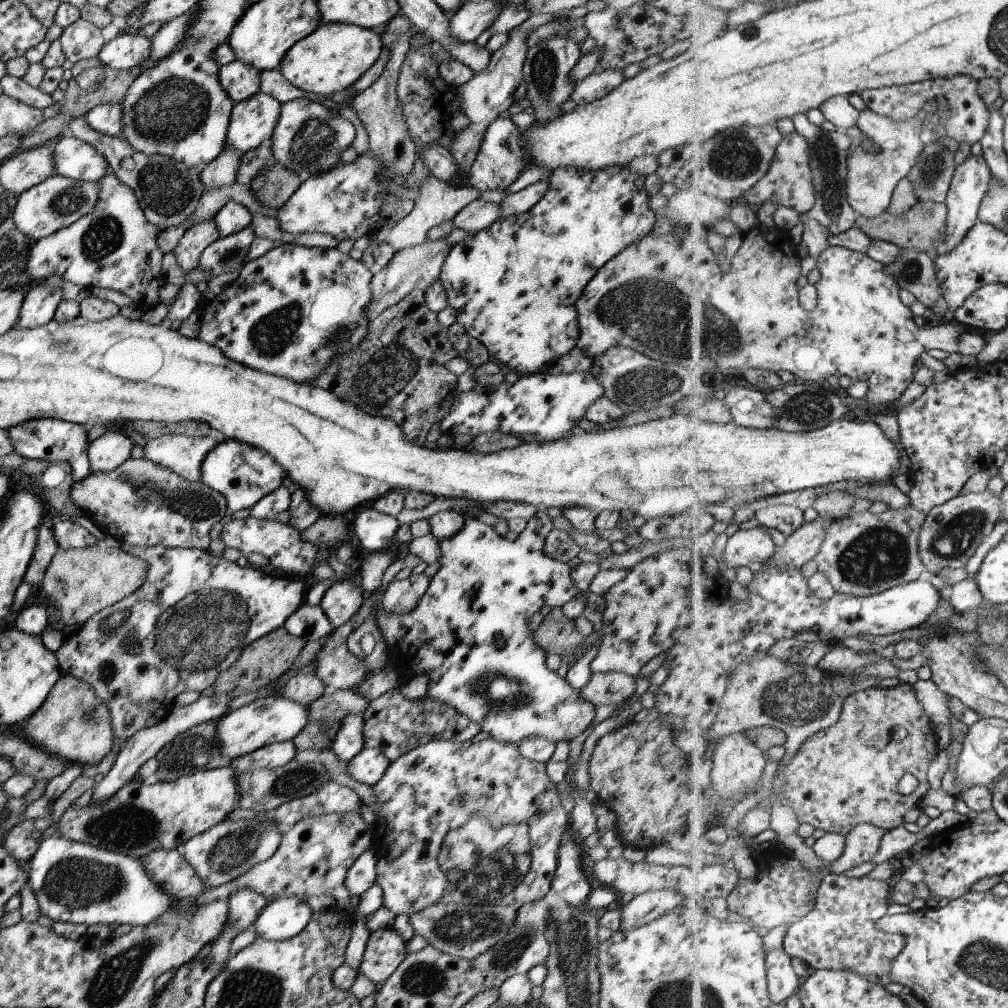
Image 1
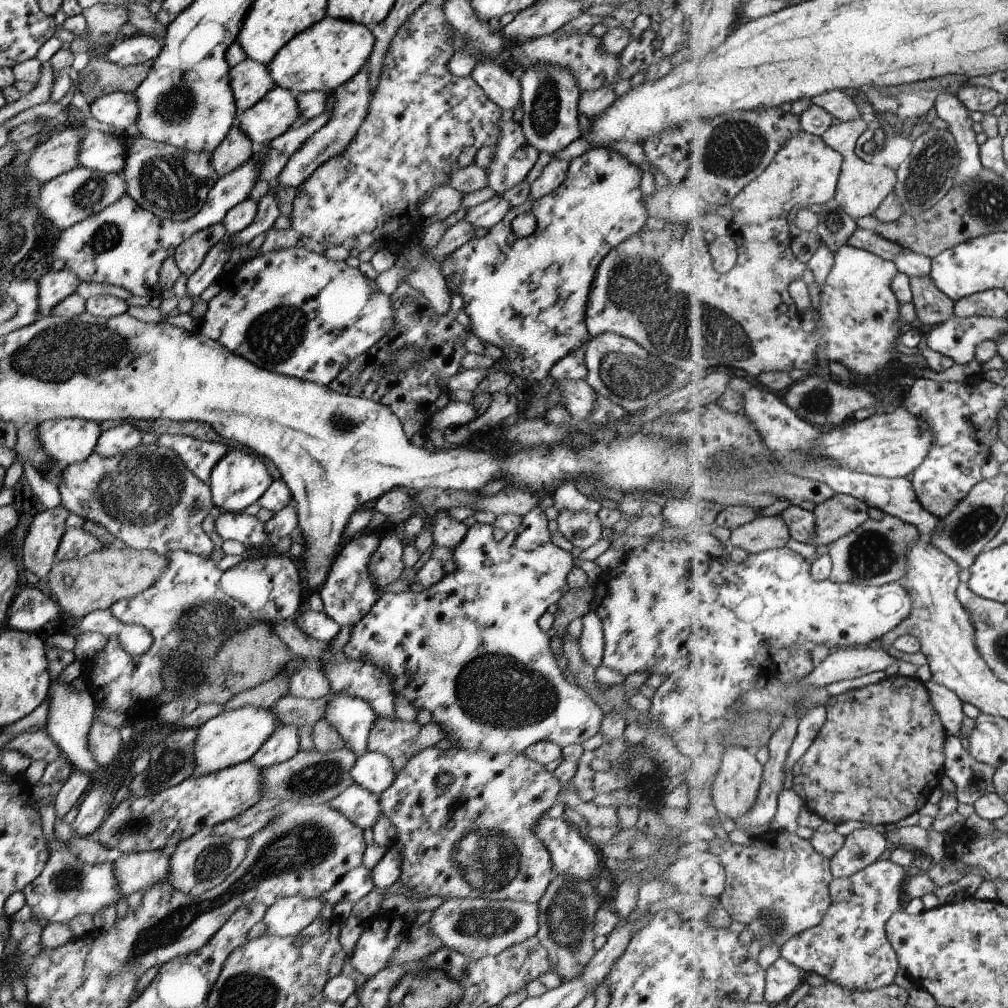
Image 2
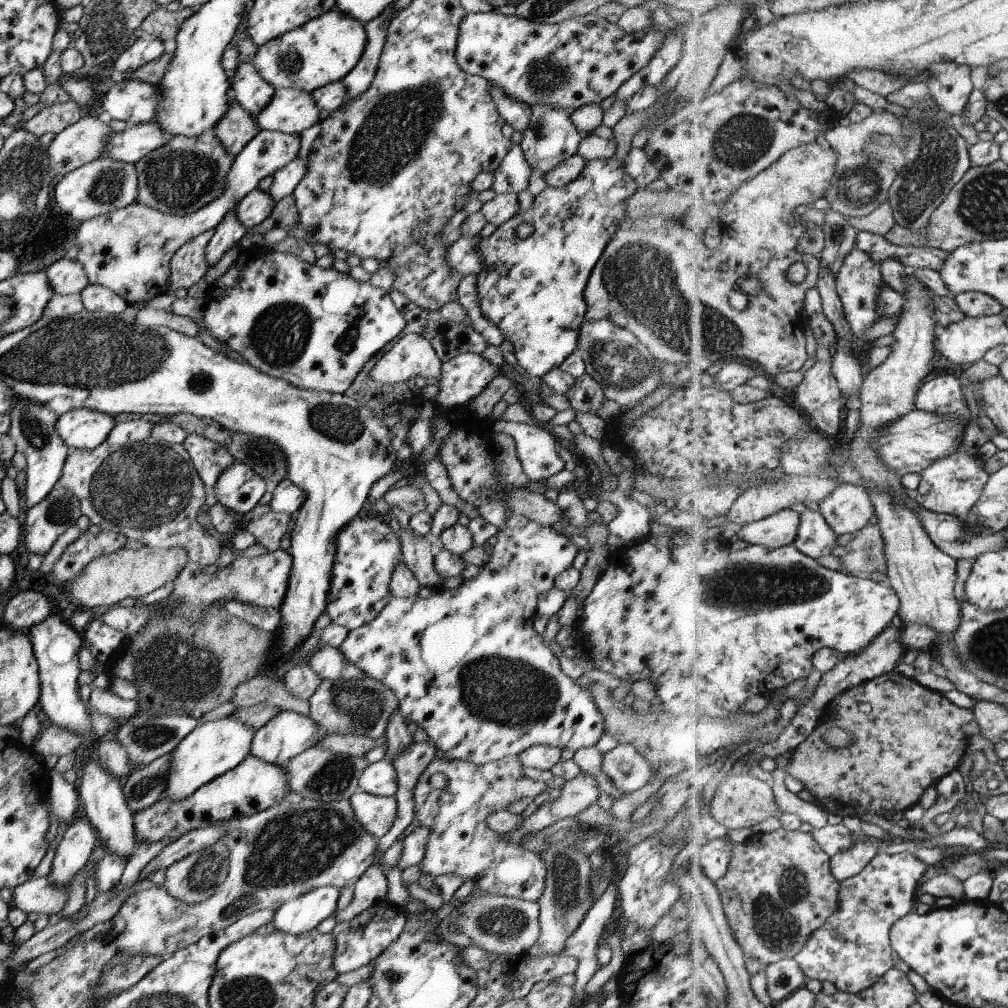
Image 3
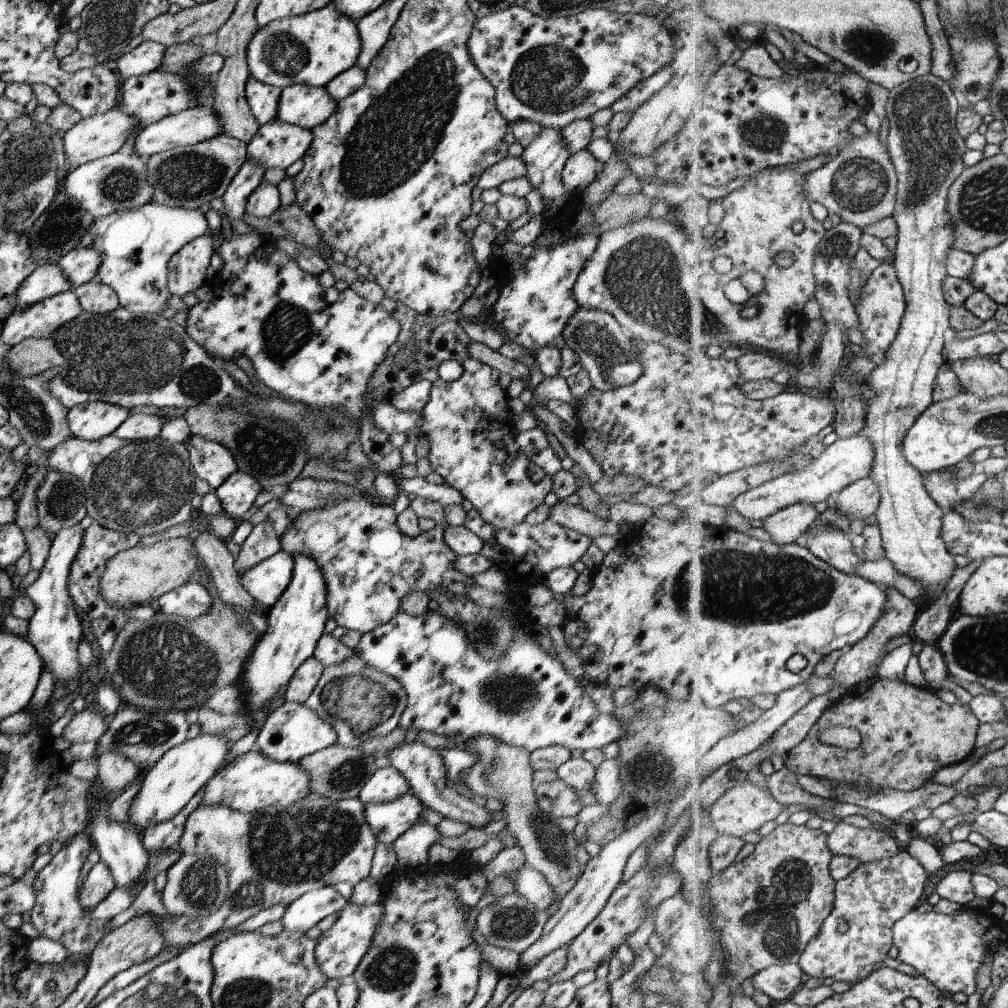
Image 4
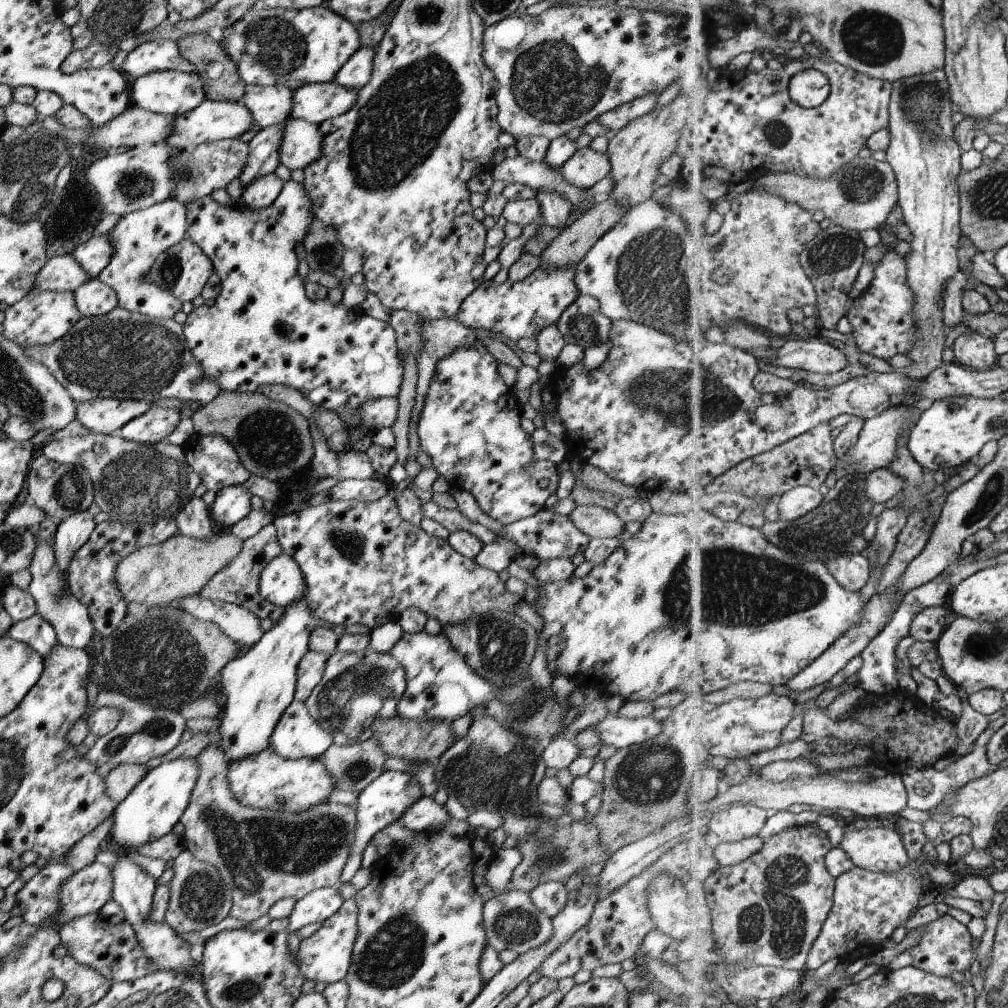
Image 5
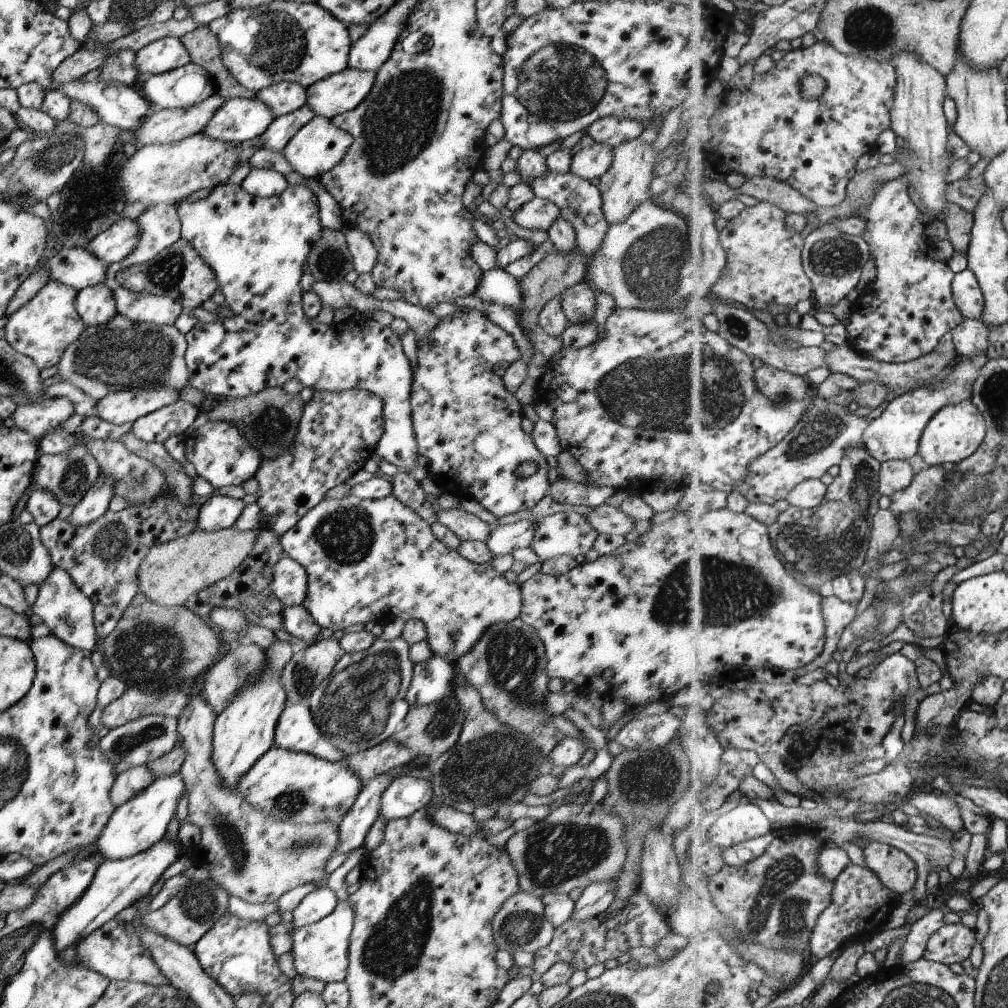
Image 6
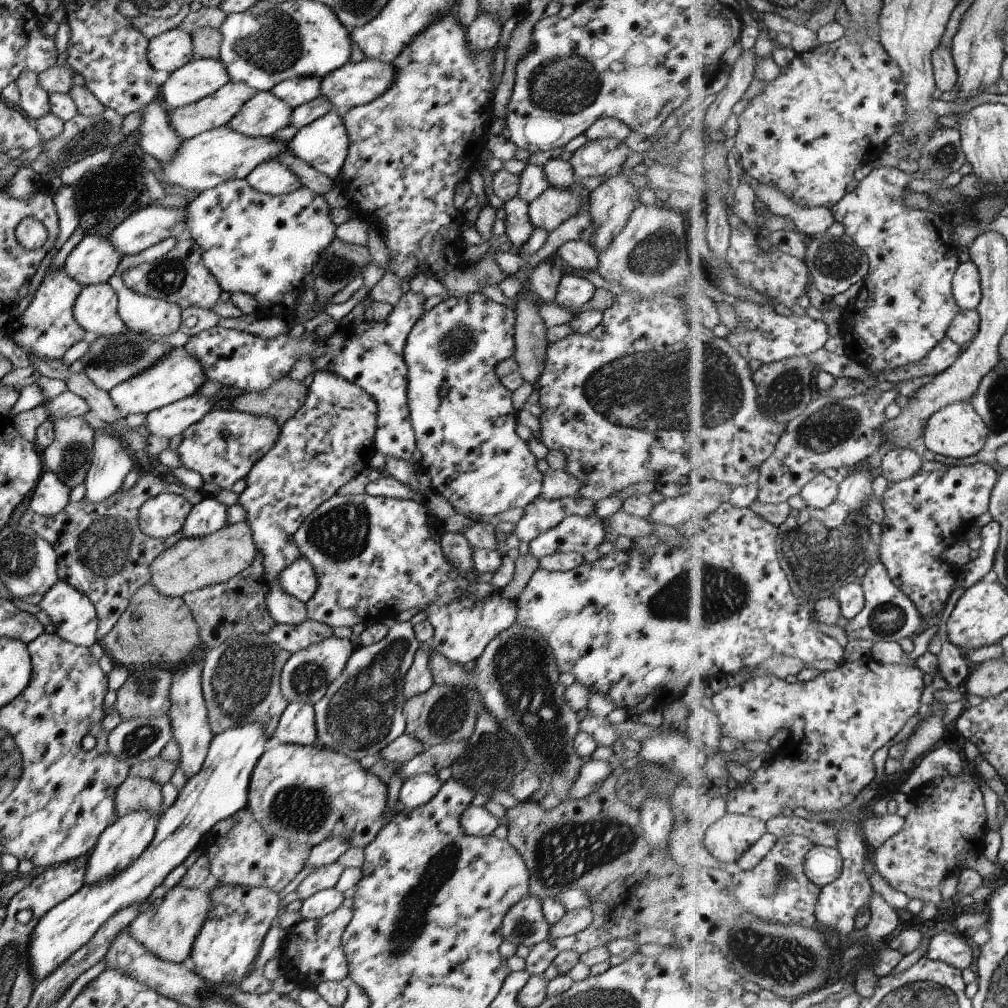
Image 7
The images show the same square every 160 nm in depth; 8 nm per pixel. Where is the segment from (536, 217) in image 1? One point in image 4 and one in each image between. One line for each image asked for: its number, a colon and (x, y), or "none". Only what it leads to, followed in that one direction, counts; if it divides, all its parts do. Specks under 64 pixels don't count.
2: (526, 296)
3: (532, 289)
4: (533, 307)

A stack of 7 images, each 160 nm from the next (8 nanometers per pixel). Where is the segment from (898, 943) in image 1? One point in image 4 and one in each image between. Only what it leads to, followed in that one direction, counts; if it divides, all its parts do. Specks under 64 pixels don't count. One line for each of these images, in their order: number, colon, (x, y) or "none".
2: (851, 947)
3: (853, 951)
4: (854, 941)

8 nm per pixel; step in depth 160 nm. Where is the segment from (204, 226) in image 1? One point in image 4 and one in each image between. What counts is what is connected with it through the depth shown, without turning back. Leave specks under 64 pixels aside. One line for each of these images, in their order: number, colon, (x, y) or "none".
2: (188, 255)
3: (187, 265)
4: (186, 269)

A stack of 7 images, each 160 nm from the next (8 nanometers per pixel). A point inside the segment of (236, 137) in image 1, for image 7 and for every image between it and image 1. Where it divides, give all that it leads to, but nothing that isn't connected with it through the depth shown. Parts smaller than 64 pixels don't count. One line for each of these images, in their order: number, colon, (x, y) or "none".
2: (275, 112)
3: (289, 111)
4: (299, 105)
5: (313, 102)
6: (343, 91)
7: (350, 85)

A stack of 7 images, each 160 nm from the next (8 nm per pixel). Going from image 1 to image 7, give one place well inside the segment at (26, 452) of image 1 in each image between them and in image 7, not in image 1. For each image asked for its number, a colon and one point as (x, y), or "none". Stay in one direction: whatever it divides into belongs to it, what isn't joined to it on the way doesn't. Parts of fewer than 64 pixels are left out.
2: (65, 441)
3: (83, 429)
4: (91, 421)
5: (99, 416)
6: (122, 406)
7: (177, 374)

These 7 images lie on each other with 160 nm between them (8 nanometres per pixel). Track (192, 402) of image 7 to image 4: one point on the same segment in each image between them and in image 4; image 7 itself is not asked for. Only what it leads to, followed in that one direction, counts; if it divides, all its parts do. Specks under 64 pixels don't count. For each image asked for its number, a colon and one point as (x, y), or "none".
4: (138, 427)
5: (153, 426)
6: (171, 421)

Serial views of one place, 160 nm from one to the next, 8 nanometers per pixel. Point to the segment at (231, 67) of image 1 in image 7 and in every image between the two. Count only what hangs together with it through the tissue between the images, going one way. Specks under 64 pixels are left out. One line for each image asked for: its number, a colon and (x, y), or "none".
2: (249, 81)
3: (247, 88)
4: (262, 99)
5: (268, 105)
6: (282, 97)
7: (295, 91)

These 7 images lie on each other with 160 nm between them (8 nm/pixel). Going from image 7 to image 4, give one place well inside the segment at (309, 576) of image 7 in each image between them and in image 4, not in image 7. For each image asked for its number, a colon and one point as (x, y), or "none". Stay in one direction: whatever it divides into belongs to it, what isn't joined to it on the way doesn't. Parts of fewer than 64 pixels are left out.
4: (265, 582)
5: (280, 582)
6: (288, 585)

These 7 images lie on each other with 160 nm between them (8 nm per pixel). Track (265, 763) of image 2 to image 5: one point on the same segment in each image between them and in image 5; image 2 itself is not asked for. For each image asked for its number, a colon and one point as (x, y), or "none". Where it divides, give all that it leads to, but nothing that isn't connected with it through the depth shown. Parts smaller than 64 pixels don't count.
3: (288, 734)
4: (290, 731)
5: (296, 735)

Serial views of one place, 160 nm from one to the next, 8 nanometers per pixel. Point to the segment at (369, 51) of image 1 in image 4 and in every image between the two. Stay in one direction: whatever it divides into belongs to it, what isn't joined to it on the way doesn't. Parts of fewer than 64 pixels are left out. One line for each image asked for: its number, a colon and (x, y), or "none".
2: (320, 59)
3: (324, 50)
4: (311, 49)

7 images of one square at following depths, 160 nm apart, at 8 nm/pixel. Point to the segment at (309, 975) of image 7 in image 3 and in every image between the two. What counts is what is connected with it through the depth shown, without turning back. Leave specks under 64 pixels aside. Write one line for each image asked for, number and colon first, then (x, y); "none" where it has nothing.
3: (358, 942)
4: (338, 950)
5: (325, 956)
6: (319, 949)

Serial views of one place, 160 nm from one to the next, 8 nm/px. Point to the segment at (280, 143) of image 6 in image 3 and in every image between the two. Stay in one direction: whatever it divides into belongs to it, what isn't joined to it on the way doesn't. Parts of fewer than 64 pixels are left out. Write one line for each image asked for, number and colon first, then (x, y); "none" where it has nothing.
3: (229, 231)
4: (249, 176)
5: (262, 159)

